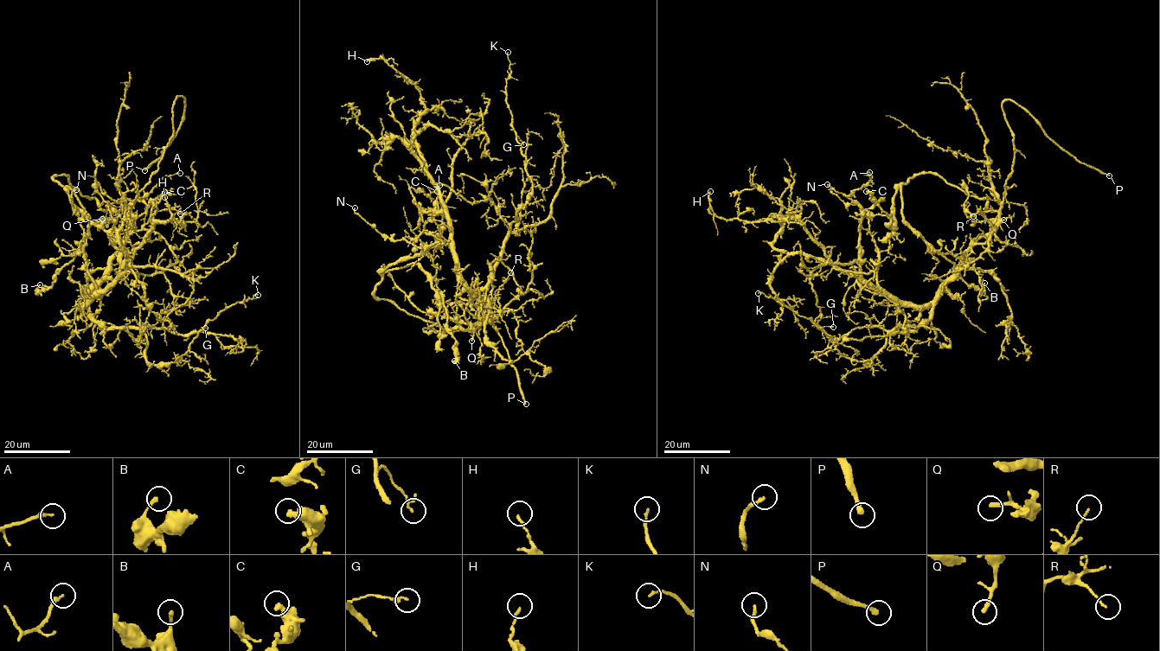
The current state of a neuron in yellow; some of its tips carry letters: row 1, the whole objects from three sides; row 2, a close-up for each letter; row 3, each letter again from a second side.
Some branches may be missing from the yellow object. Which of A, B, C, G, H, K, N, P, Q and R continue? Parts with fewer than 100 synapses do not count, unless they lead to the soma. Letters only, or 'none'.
P

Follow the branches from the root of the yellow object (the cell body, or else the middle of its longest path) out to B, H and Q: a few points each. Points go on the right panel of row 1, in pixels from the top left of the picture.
B: (964, 256), (990, 234), (999, 212), (937, 174), (909, 177), (900, 190), (906, 223), (968, 284), (984, 283)
H: (964, 256), (932, 301), (924, 307), (898, 303), (838, 268), (794, 219), (722, 219), (712, 209), (710, 191)
Q: (964, 256), (973, 245), (987, 240), (998, 223), (998, 212), (995, 210), (967, 212), (976, 222), (1003, 220)

